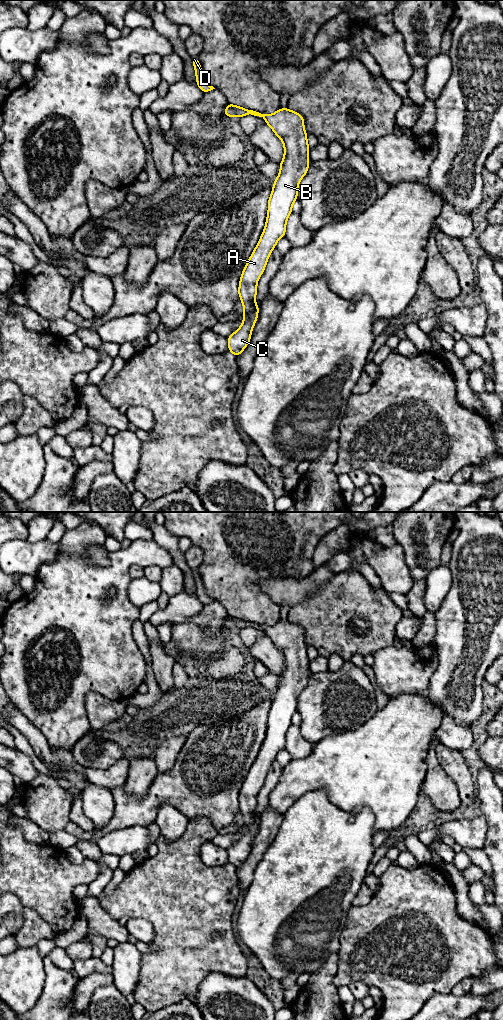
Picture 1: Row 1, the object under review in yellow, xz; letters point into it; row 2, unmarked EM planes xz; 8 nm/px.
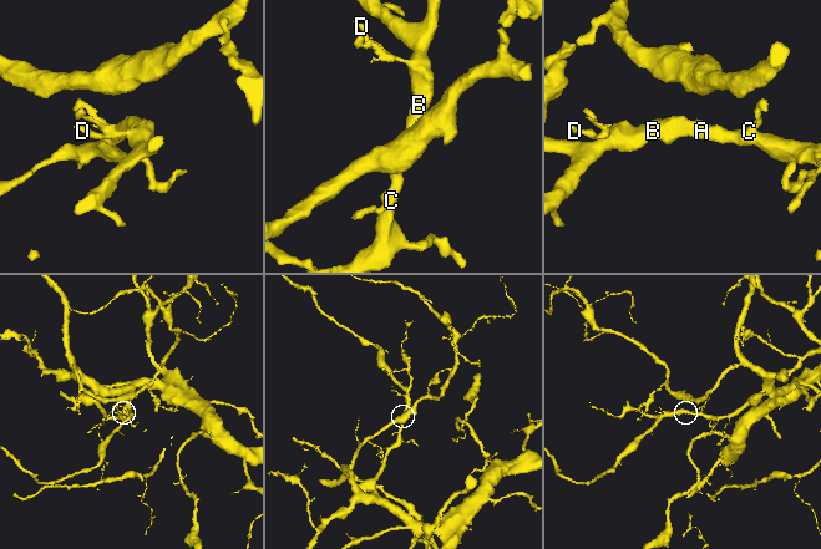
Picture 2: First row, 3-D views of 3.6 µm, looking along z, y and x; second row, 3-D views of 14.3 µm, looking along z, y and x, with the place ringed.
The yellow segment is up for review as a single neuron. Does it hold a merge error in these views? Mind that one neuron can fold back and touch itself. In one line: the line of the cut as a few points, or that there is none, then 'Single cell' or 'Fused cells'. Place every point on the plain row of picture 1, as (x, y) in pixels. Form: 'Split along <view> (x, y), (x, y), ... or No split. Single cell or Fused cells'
No split. Single cell

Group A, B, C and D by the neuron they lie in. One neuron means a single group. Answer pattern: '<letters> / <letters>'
A B C D

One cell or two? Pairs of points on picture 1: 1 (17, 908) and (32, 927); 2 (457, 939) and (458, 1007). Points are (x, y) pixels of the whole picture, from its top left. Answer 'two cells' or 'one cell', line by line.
1: one cell
2: two cells

